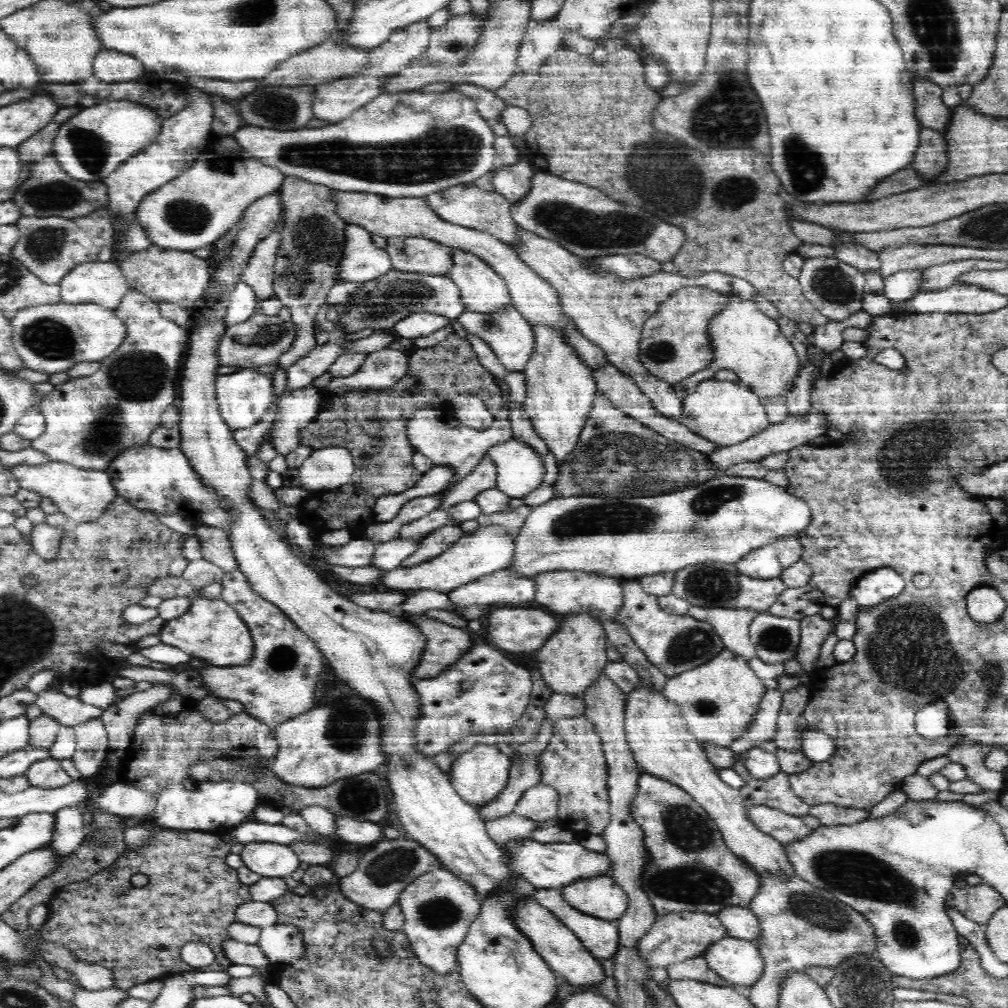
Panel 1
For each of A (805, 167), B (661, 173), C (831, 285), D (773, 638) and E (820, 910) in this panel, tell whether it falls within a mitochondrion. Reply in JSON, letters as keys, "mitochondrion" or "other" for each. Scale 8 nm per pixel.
{"A":"mitochondrion","B":"mitochondrion","C":"mitochondrion","D":"mitochondrion","E":"mitochondrion"}

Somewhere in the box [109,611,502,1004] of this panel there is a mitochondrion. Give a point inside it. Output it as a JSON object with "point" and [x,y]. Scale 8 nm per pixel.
{"point":[390,866]}

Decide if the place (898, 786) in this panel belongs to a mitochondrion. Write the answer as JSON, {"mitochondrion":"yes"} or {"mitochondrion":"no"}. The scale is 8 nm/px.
{"mitochondrion":"no"}

